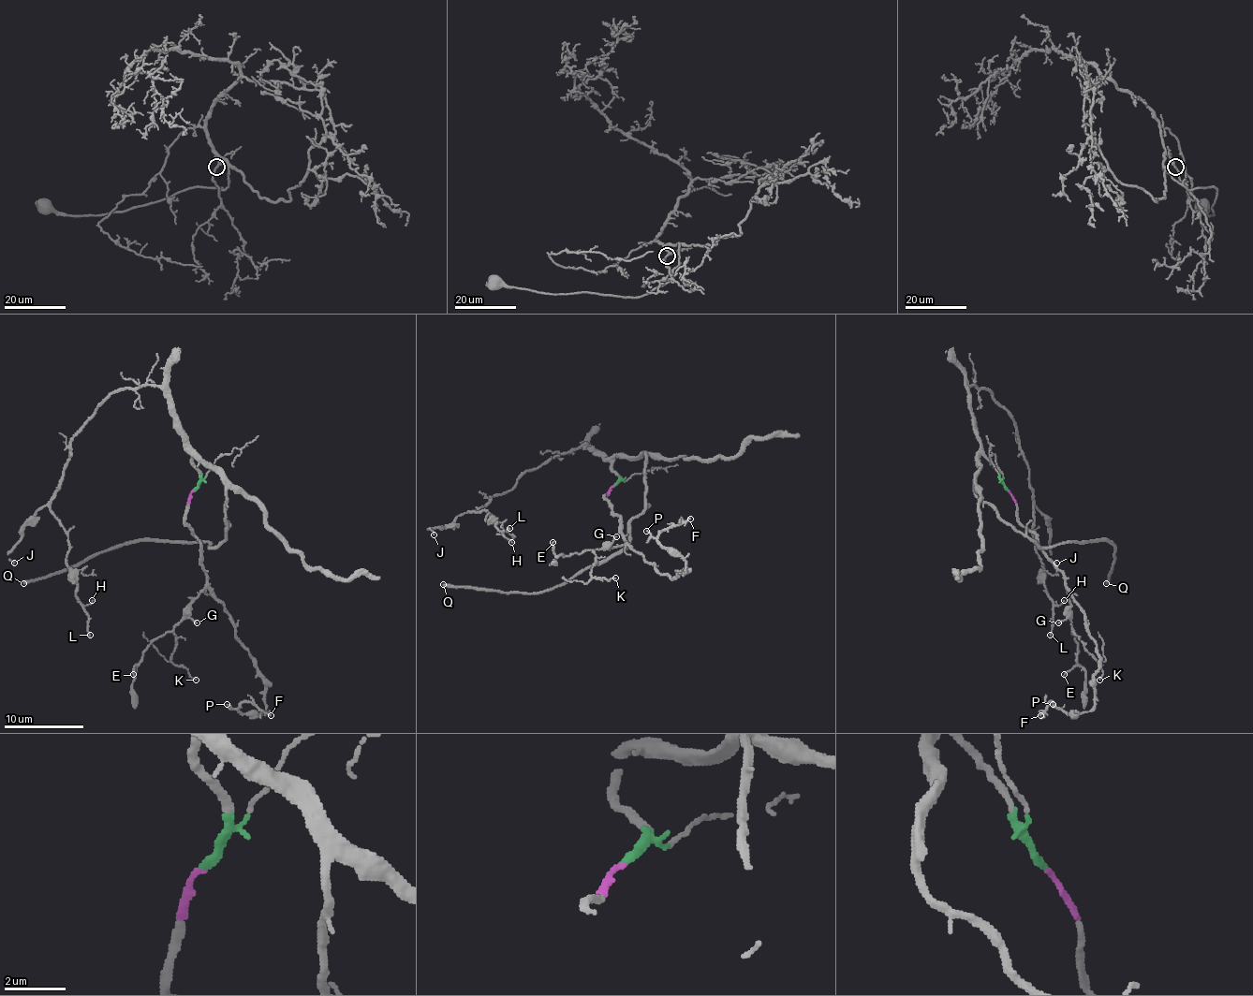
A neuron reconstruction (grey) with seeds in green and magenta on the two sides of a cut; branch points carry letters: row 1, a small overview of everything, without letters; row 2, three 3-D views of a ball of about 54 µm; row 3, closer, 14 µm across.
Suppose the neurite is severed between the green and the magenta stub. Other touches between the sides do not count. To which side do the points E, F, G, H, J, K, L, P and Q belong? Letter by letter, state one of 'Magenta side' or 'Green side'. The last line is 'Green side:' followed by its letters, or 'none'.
E: Magenta side
F: Magenta side
G: Magenta side
H: Green side
J: Green side
K: Magenta side
L: Green side
P: Magenta side
Q: Green side
Green side: H, J, L, Q

